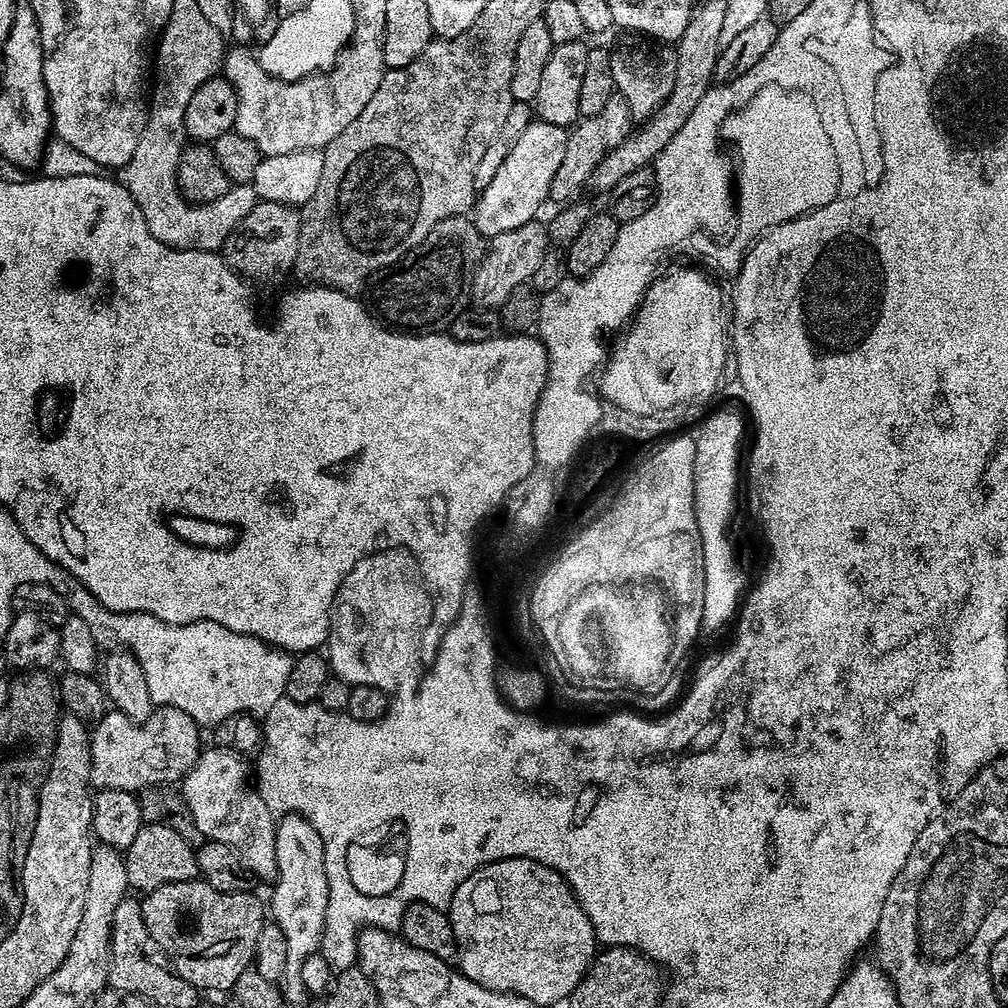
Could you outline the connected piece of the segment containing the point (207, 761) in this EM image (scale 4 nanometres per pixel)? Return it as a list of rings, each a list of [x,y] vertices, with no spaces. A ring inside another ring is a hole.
[[[215,746],[205,747],[201,751],[200,757],[197,758],[195,766],[193,766],[182,778],[182,795],[186,806],[190,810],[190,814],[194,814],[194,822],[198,822],[198,830],[202,830],[205,840],[213,840],[214,842],[222,842],[226,846],[230,846],[238,854],[238,858],[249,870],[256,875],[257,881],[267,882],[275,881],[276,878],[276,820],[270,815],[270,809],[266,806],[266,802],[261,798],[260,793],[256,791],[256,785],[250,779],[250,768],[244,765],[245,757],[243,755],[230,752],[227,748],[218,748]]]

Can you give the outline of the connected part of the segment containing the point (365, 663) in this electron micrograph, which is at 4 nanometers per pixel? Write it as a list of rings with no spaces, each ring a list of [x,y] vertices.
[[[383,554],[360,564],[356,572],[344,577],[337,587],[336,601],[332,604],[326,659],[331,675],[345,680],[349,685],[378,686],[383,692],[392,694],[398,689],[398,681],[416,672],[416,632],[420,632],[420,624],[428,620],[428,600],[424,600],[424,592],[418,592],[418,574],[412,575],[412,580],[402,580],[396,572],[396,560],[390,558],[392,556]]]

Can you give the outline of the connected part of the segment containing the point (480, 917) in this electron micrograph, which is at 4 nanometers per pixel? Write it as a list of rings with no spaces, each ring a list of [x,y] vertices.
[[[511,856],[508,860],[494,860],[481,863],[480,868],[474,870],[474,874],[470,874],[470,878],[463,880],[454,890],[452,903],[448,905],[446,915],[449,924],[451,924],[454,930],[454,938],[456,939],[455,959],[457,961],[460,960],[458,968],[466,978],[470,978],[474,982],[478,982],[495,992],[510,992],[514,996],[524,996],[526,999],[534,1001],[538,1006],[556,1004],[559,1000],[561,1002],[567,1001],[578,986],[578,982],[587,974],[588,967],[592,965],[592,958],[598,951],[596,930],[593,928],[590,918],[582,910],[579,900],[572,893],[572,887],[552,868],[548,868],[544,864],[540,864],[530,858]]]

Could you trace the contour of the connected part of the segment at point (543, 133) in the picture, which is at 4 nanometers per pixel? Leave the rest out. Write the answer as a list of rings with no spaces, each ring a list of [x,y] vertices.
[[[542,119],[526,126],[522,138],[508,149],[506,162],[494,174],[490,186],[479,189],[474,205],[474,223],[485,238],[506,234],[506,230],[518,230],[526,222],[537,219],[540,207],[548,200],[550,181],[558,174],[558,166],[566,154],[569,129],[547,124]]]

